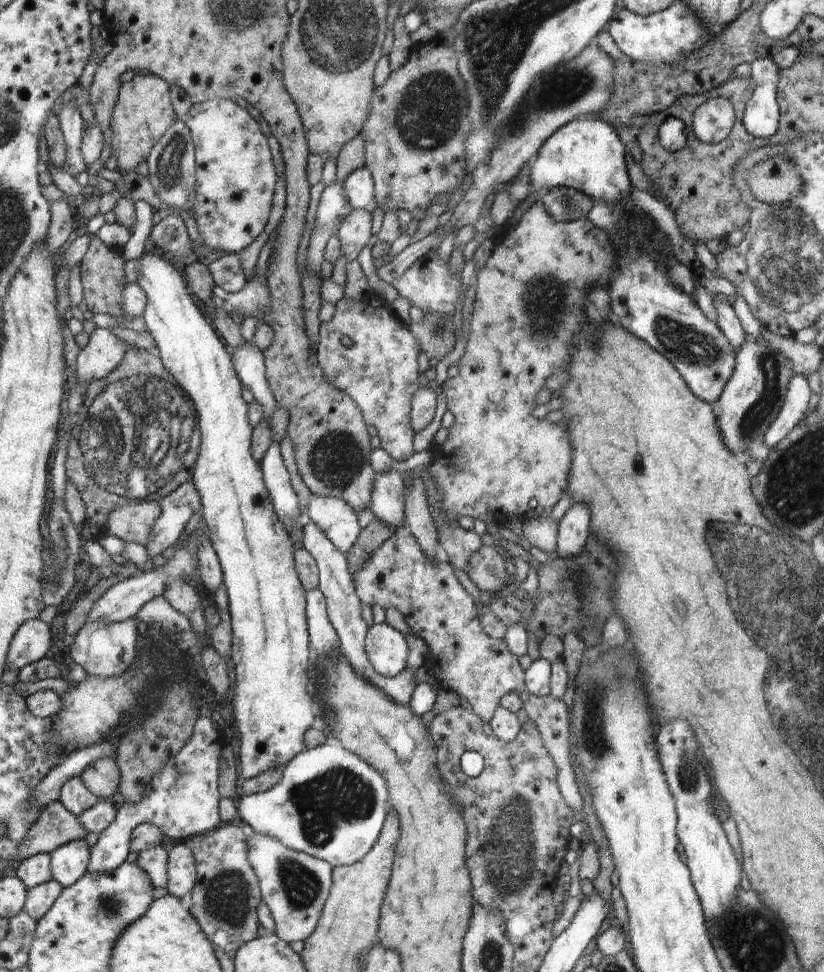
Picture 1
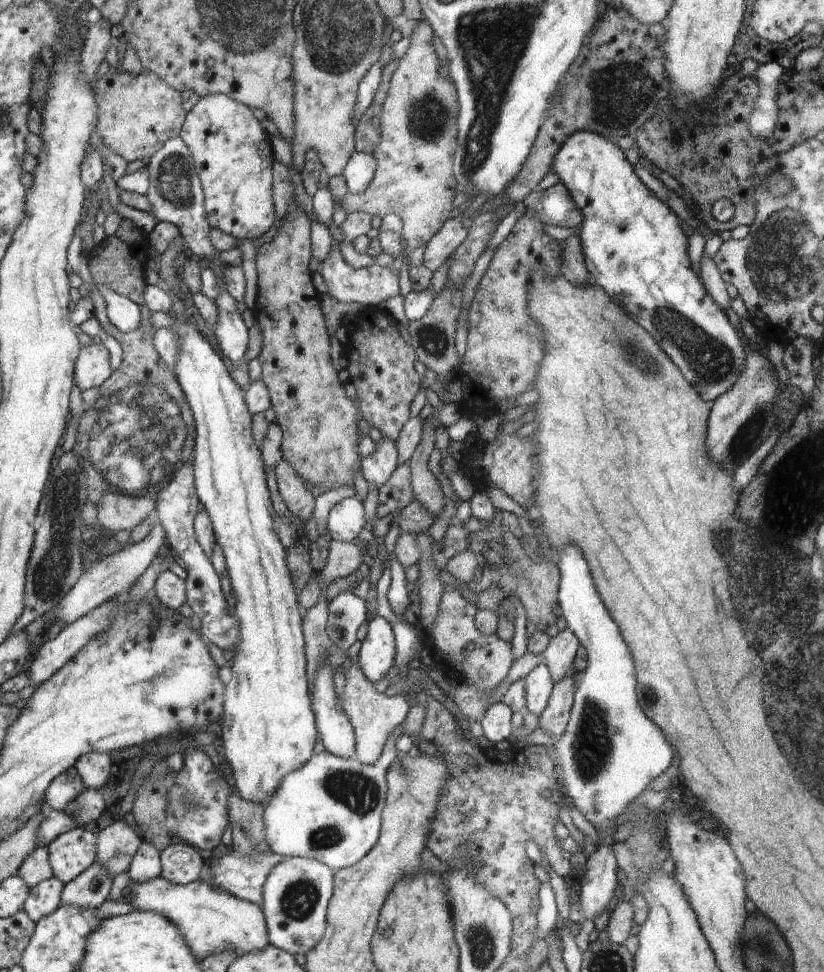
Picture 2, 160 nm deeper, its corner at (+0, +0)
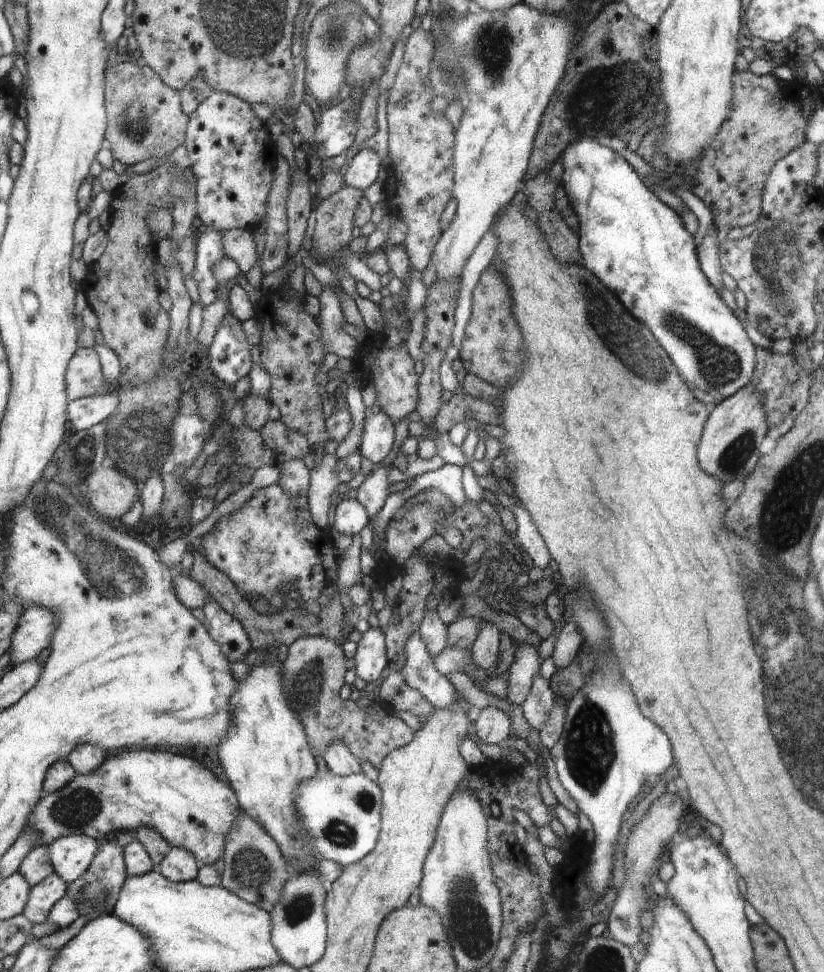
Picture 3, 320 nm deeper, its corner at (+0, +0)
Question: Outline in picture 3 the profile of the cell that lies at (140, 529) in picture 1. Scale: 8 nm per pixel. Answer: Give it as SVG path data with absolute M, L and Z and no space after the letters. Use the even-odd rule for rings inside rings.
M109 460L92 471L83 484L86 484L87 499L93 511L104 518L124 516L138 494L134 480Z

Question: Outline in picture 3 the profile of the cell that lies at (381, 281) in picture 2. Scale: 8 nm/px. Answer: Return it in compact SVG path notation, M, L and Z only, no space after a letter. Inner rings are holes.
M329 285L322 287L322 292L319 295L321 311L317 315L317 319L321 330L320 338L323 341L323 351L326 354L334 353L340 358L348 358L352 361L359 344L353 336L341 331L340 326L344 323L344 319L341 317L338 290Z

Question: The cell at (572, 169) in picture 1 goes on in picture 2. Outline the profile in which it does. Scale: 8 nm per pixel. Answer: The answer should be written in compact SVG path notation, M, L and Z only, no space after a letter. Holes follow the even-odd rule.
M578 131L569 136L562 142L562 148L557 153L556 160L553 163L553 170L558 175L562 184L568 189L571 197L575 199L575 203L582 211L583 221L579 228L579 237L581 238L581 248L583 255L586 257L586 265L593 283L604 289L613 300L620 304L628 314L634 318L640 326L644 327L656 340L664 352L668 352L668 356L672 356L672 360L676 360L680 372L683 373L687 380L700 392L700 396L705 401L715 401L721 394L724 394L729 388L733 387L736 379L740 376L744 368L746 358L746 348L742 346L742 340L738 335L739 332L734 329L733 324L726 316L726 312L722 310L714 299L707 293L704 284L700 284L696 272L690 268L689 244L686 244L686 236L682 234L682 230L678 228L678 218L668 210L666 203L662 204L642 182L640 178L634 174L632 166L628 164L628 160L624 158L622 150L616 146L612 146L612 141L605 139L603 136L590 131Z

